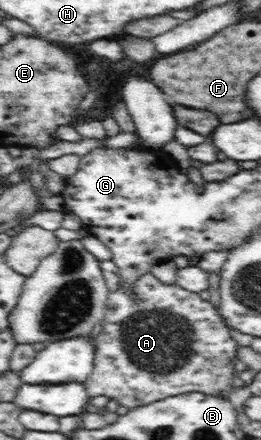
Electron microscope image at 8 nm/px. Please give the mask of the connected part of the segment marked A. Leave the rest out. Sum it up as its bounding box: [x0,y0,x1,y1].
[83,261,236,409]

